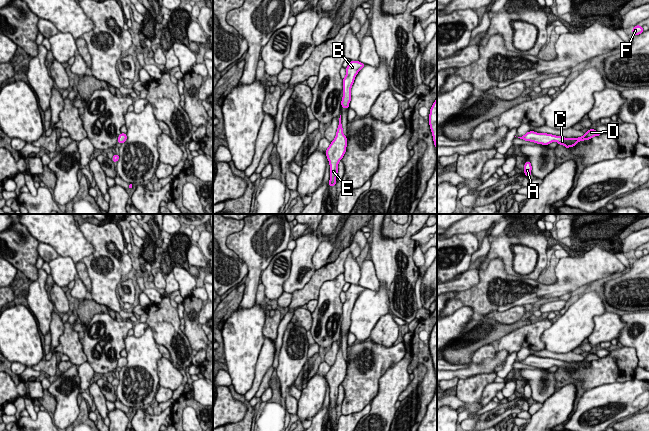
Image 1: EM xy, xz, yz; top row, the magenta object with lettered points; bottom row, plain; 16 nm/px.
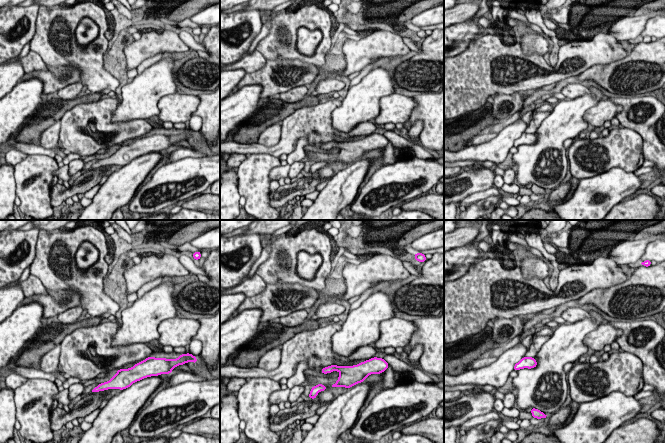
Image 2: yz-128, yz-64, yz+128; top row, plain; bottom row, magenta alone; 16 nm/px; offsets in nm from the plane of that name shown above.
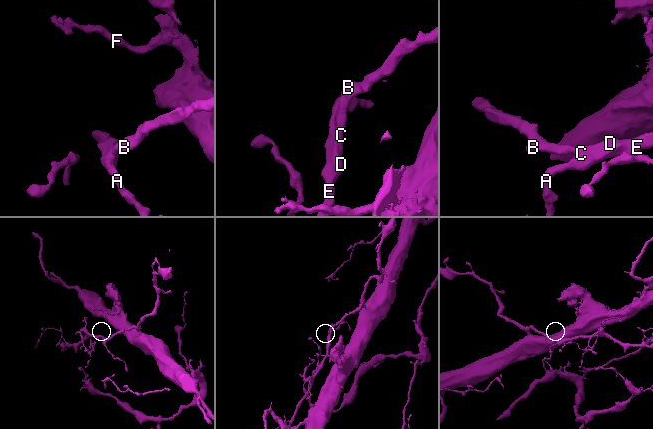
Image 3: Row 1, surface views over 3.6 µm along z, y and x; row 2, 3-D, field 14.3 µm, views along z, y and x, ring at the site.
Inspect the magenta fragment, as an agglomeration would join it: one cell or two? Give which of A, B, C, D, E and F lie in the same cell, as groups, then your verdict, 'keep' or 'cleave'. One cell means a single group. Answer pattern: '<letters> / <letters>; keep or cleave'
A B C D E F; keep

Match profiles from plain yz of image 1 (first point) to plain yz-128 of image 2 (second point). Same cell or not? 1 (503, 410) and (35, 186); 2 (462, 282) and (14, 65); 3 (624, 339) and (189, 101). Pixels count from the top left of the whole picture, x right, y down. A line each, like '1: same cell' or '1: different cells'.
1: different cells
2: different cells
3: different cells

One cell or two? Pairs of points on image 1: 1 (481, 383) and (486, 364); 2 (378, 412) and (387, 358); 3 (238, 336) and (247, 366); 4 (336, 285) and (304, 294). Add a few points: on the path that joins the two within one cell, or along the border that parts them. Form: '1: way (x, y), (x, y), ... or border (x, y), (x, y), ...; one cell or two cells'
1: border (493, 372), (471, 375), (461, 379); two cells
2: border (403, 357), (379, 379), (376, 394); two cells
3: way (241, 343), (241, 359); one cell
4: border (338, 275), (321, 286), (316, 299); two cells

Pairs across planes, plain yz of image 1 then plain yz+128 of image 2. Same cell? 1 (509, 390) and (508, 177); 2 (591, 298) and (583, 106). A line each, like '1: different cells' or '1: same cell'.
1: same cell
2: same cell

